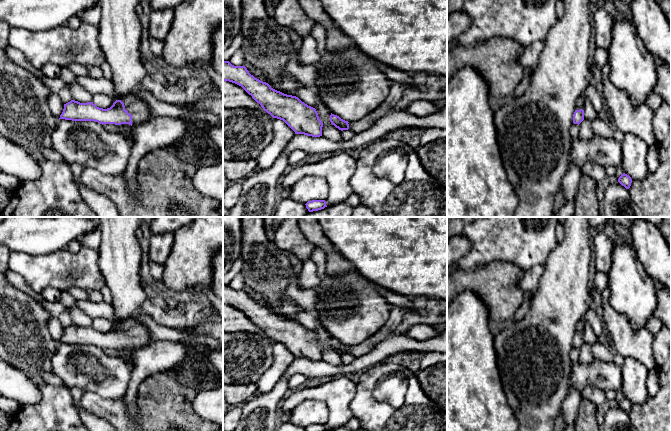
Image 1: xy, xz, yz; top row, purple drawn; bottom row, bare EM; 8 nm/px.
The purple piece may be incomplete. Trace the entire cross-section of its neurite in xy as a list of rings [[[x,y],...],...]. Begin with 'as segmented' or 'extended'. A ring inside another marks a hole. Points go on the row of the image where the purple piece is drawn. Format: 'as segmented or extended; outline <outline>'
extended; outline [[[135,94],[116,100],[110,108],[97,107],[93,102],[80,103],[75,100],[64,104],[60,119],[72,121],[94,121],[100,124],[129,124],[135,126],[150,120],[148,105]]]

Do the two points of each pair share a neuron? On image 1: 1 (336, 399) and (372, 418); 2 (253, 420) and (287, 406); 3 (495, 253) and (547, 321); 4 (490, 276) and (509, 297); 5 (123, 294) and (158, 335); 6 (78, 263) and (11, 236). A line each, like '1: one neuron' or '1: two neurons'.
1: two neurons
2: two neurons
3: two neurons
4: one neuron
5: two neurons
6: two neurons

